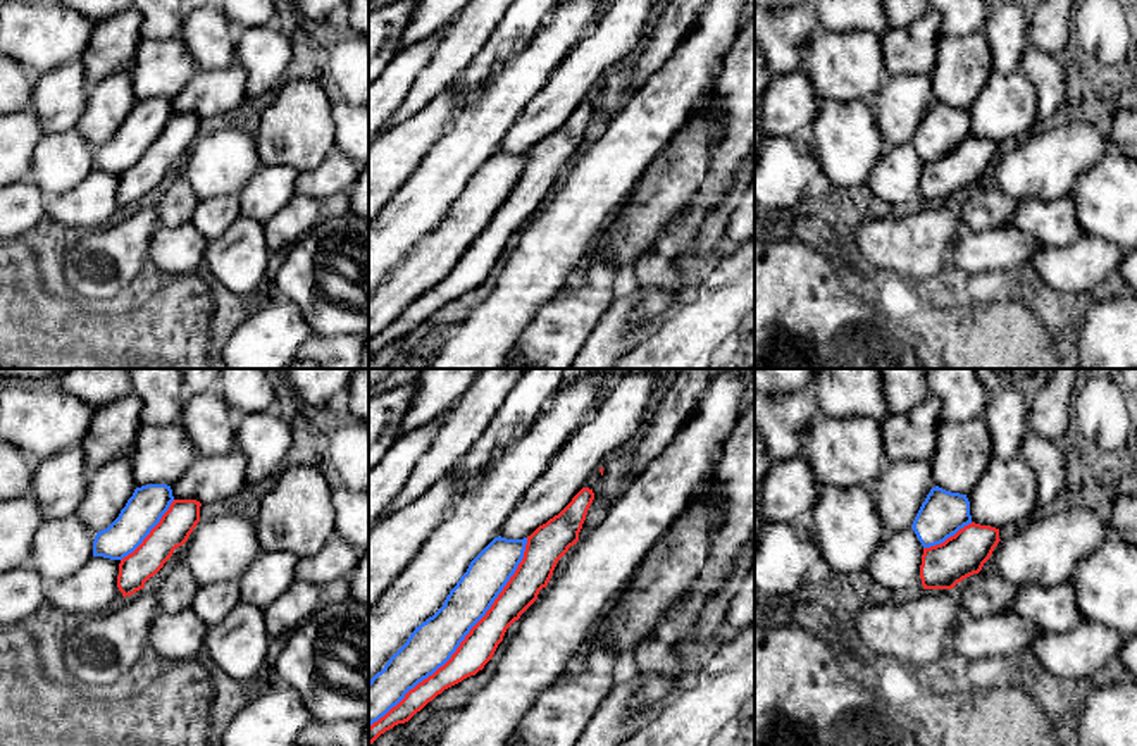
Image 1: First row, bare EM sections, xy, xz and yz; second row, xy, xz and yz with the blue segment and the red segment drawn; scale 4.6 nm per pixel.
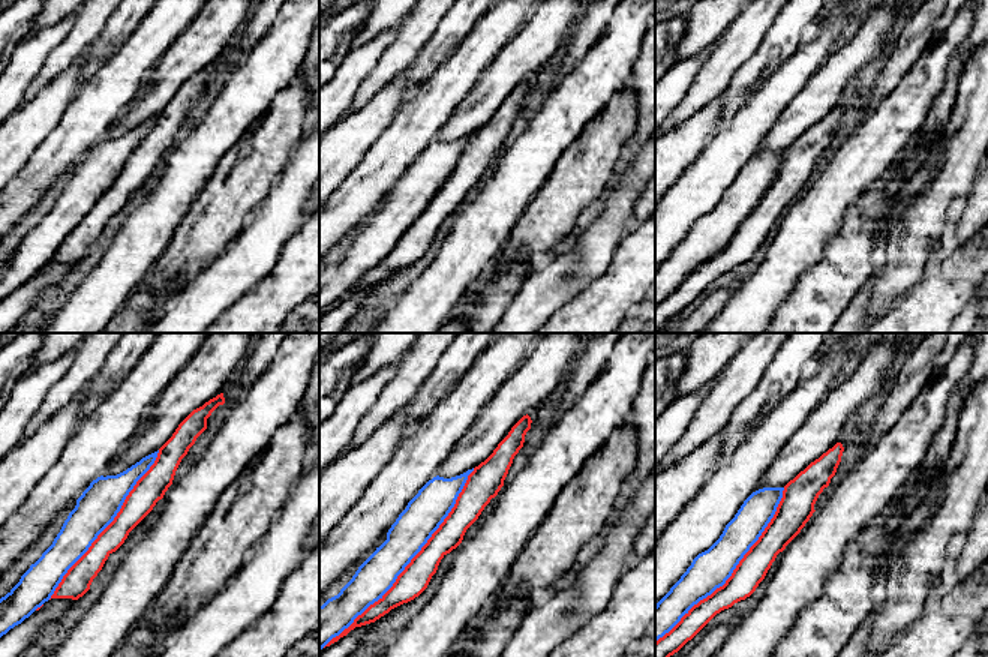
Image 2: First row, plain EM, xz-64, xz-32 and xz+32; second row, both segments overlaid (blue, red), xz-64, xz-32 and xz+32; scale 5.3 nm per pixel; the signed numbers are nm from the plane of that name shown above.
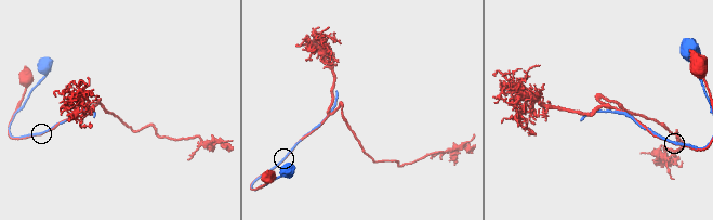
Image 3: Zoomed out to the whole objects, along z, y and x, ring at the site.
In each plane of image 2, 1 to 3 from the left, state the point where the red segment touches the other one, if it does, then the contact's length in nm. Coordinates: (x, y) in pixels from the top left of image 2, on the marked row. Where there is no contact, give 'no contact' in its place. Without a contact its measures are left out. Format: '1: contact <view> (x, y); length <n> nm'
1: contact xz-64 (108, 524); length 1000 nm
2: contact xz-32 (410, 561); length 1250 nm
3: contact xz+32 (733, 569); length 1100 nm

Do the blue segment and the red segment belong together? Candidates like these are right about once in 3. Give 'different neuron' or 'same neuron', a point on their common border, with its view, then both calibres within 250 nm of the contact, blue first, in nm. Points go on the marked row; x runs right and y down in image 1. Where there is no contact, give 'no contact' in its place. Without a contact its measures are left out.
different neuron; contact xz (464, 638); calibres 220 and 160 nm

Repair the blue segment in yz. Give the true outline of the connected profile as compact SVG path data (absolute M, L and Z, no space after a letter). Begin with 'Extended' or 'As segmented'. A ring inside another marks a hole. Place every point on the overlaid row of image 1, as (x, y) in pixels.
As segmented. M935 486L922 503L911 529L922 546L930 548L944 543L968 524L972 524L972 515L966 494Z

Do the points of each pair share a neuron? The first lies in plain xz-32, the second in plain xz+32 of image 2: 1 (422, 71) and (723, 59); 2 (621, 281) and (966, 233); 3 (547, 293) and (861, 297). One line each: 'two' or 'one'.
1: two
2: two
3: one

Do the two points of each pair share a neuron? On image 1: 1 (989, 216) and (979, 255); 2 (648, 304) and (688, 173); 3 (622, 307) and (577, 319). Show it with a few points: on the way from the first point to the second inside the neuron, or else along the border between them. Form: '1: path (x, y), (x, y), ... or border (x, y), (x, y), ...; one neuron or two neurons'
1: border (1008, 224), (967, 230); two neurons
2: border (700, 186), (691, 204), (664, 230), (650, 250); two neurons
3: border (617, 298), (602, 316), (583, 347); two neurons

